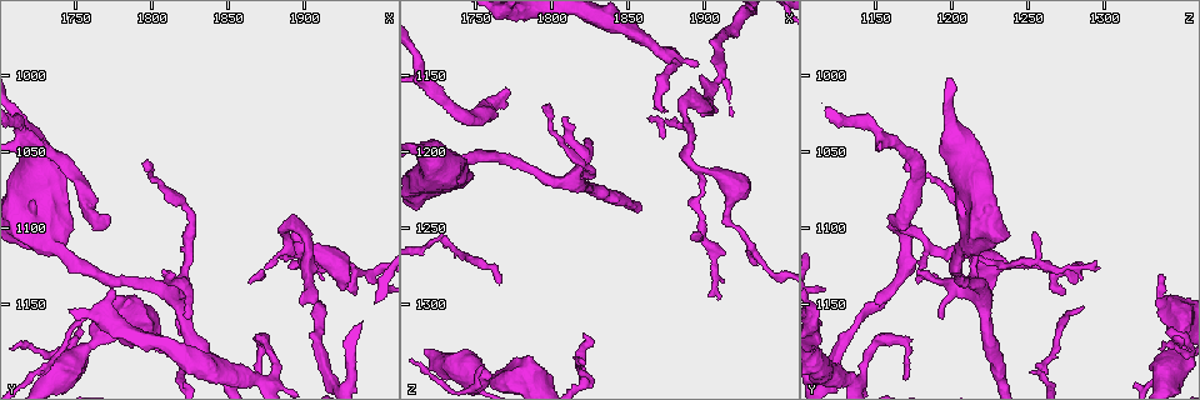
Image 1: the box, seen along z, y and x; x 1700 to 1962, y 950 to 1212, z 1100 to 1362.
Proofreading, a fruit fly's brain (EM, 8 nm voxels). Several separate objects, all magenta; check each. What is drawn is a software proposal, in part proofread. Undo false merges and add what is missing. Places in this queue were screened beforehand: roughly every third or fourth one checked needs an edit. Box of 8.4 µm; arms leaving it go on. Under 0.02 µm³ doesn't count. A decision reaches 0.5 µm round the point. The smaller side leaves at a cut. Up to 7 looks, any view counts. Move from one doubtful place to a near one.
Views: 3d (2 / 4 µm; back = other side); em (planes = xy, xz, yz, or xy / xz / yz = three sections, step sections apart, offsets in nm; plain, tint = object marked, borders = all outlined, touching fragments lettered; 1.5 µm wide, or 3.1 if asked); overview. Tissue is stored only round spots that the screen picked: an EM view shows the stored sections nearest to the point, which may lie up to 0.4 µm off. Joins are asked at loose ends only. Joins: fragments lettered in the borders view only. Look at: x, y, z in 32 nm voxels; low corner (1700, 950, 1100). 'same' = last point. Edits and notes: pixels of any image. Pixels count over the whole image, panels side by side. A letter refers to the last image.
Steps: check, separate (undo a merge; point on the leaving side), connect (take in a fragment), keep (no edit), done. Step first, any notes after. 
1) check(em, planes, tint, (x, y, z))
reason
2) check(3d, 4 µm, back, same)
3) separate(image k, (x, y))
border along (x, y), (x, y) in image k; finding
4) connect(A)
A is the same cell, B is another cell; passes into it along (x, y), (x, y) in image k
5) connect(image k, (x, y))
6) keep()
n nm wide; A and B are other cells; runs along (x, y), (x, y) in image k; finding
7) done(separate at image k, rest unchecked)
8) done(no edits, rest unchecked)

check(3d, 4 µm, (1720, 1042, 1158))
thick turns thin

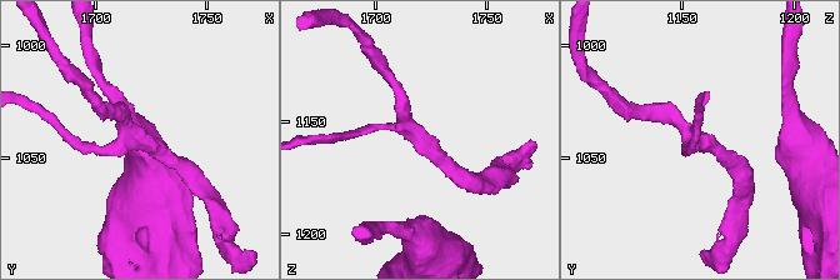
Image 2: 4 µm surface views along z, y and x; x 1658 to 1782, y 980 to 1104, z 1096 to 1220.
check(em, planes, borders, (1721, 1042, 1160))

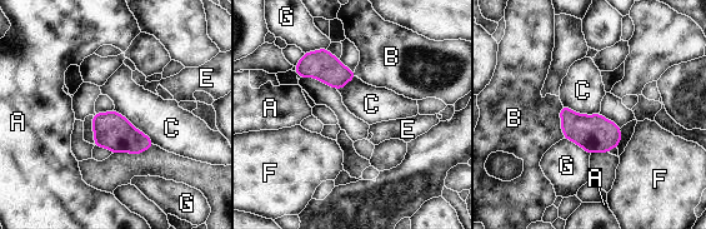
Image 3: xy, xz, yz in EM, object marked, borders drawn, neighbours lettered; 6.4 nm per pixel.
keep()
A, B, C, E, F and G are other cells; border along (114, 109), (143, 132), (154, 144) in image 3; continuous, no second neuron

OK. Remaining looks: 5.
check(em, planes, tint, (1824, 1158, 1194))
free end

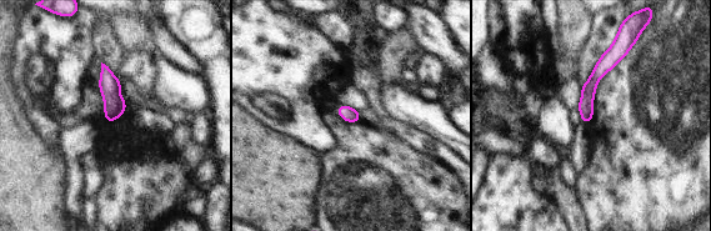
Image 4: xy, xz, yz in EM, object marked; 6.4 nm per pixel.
check(em, planes, borders, same)

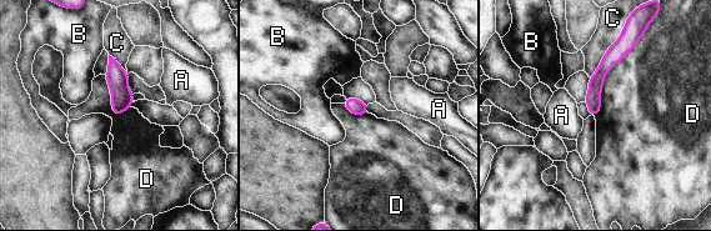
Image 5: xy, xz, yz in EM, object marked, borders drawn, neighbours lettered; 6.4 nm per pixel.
keep()
100 nm wide; A, B, C and D are other cells; border along (642, 36), (607, 71), (594, 116) in image 5; none of them fits

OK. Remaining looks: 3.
check(3d, 2 µm, (1822, 1132, 1336))
free end

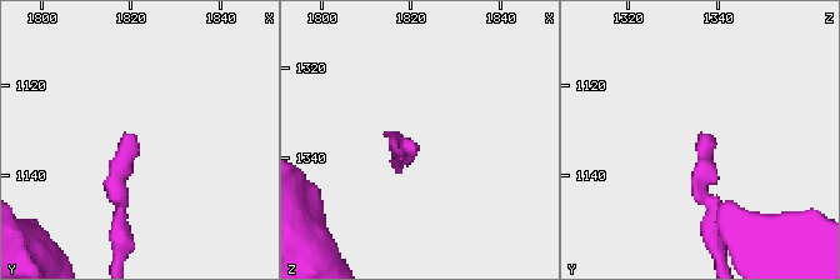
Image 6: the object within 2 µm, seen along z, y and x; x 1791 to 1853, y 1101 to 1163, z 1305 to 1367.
check(em, yz, step 4, tint, (1820, 1131, 1337))

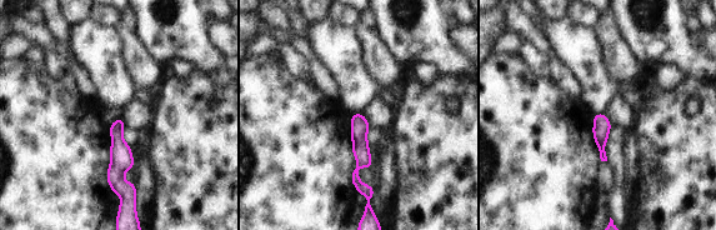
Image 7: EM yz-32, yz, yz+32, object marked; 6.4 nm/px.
check(em, yz, step 4, borders, same)
see the neighbours

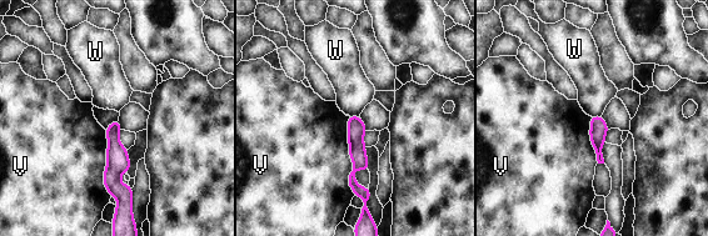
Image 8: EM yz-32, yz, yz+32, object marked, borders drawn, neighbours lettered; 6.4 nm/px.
keep()
V and W are other cells; runs along (352, 119), (353, 184), (367, 192) in image 8; none of them fits

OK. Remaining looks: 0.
done(no edits, rest unchecked)

